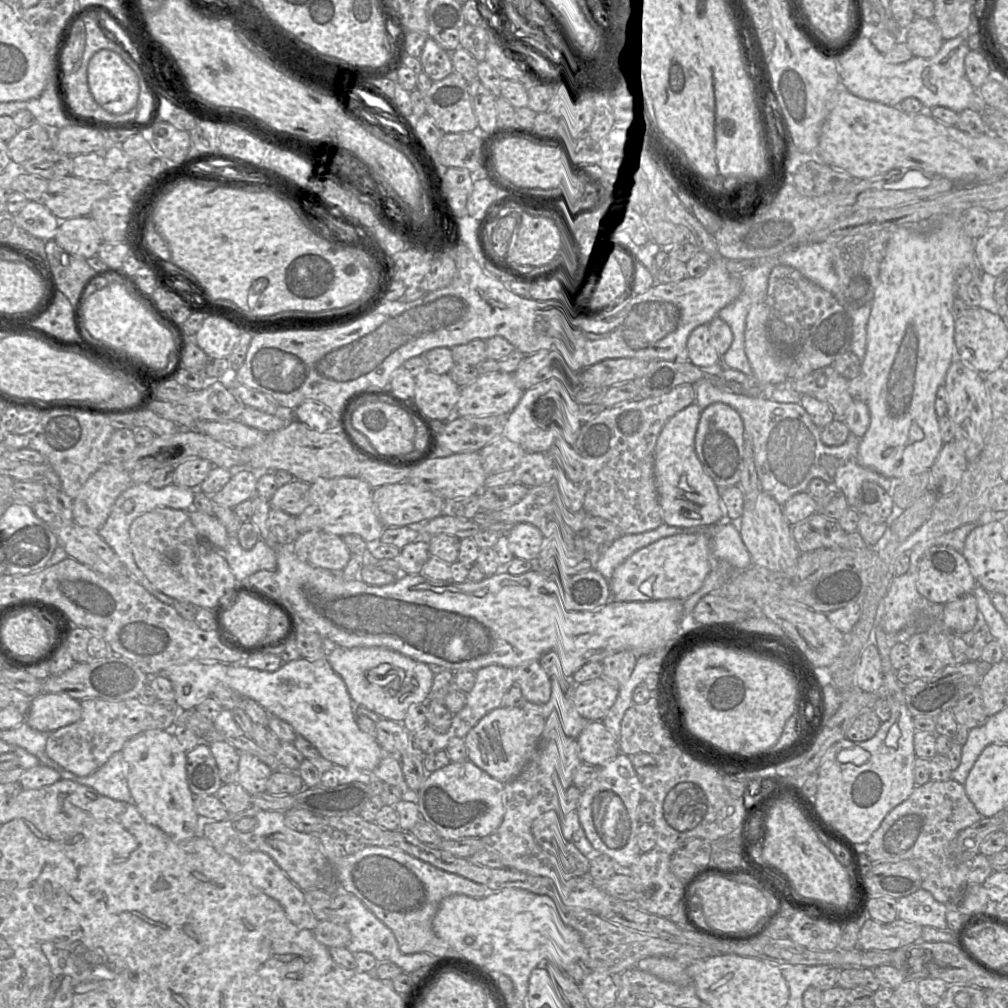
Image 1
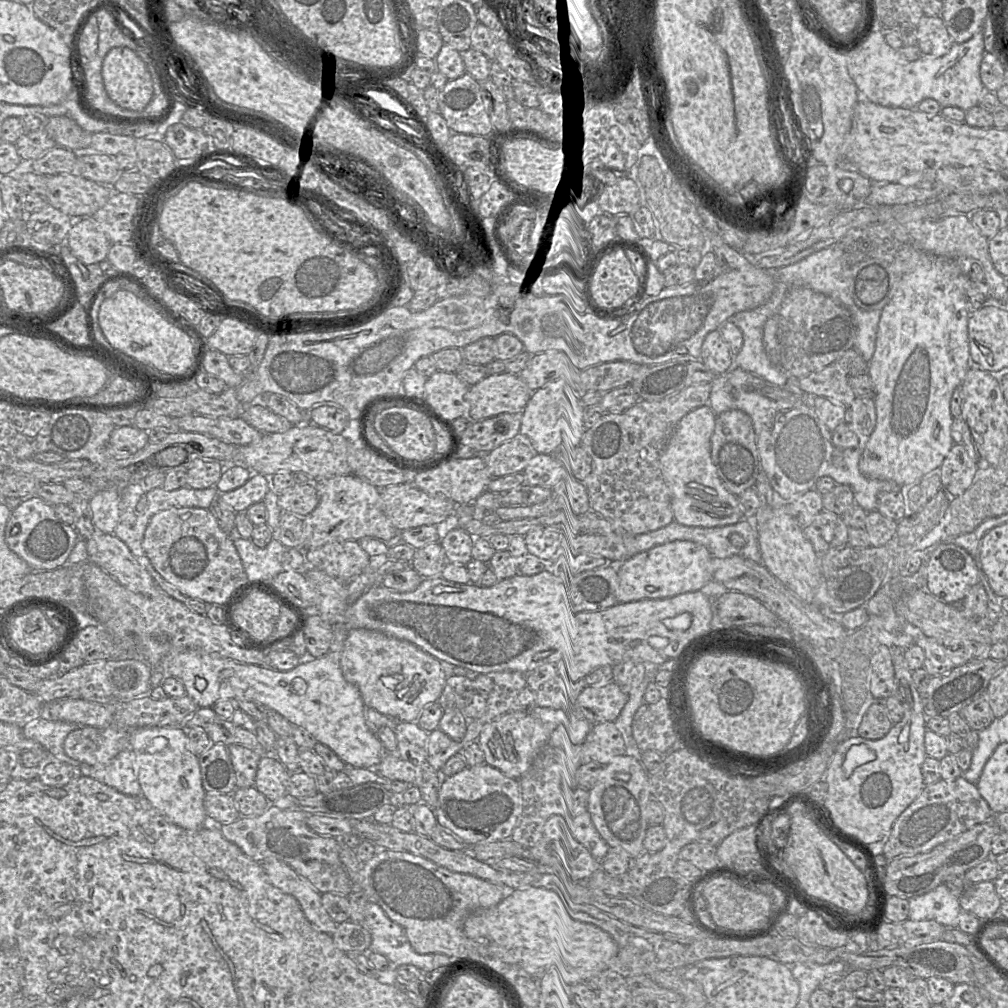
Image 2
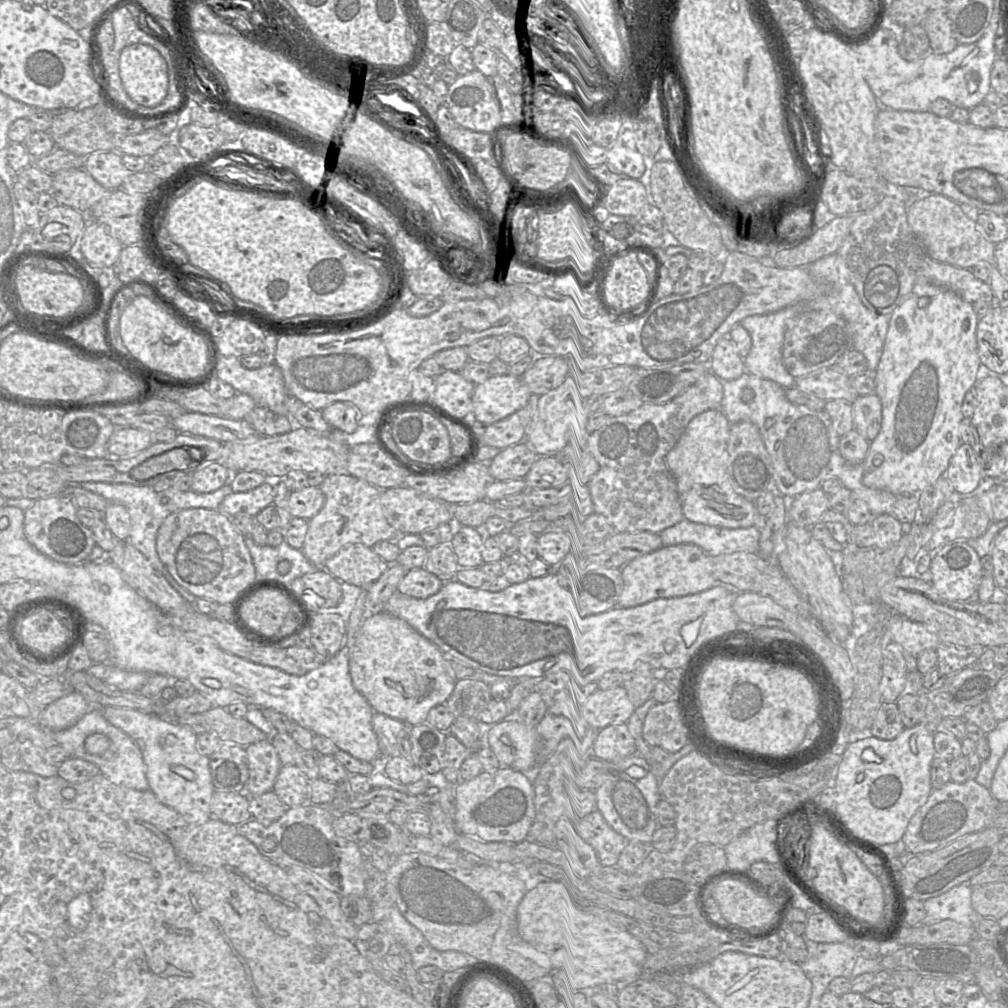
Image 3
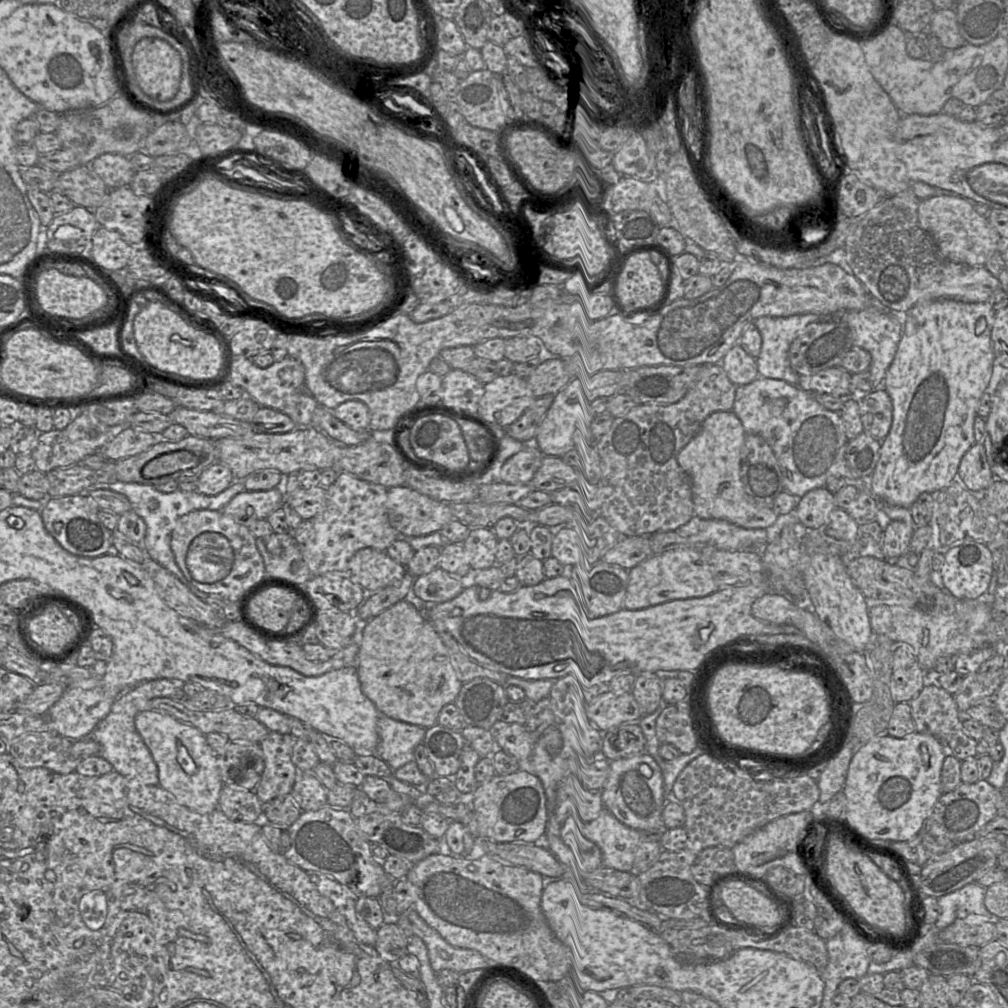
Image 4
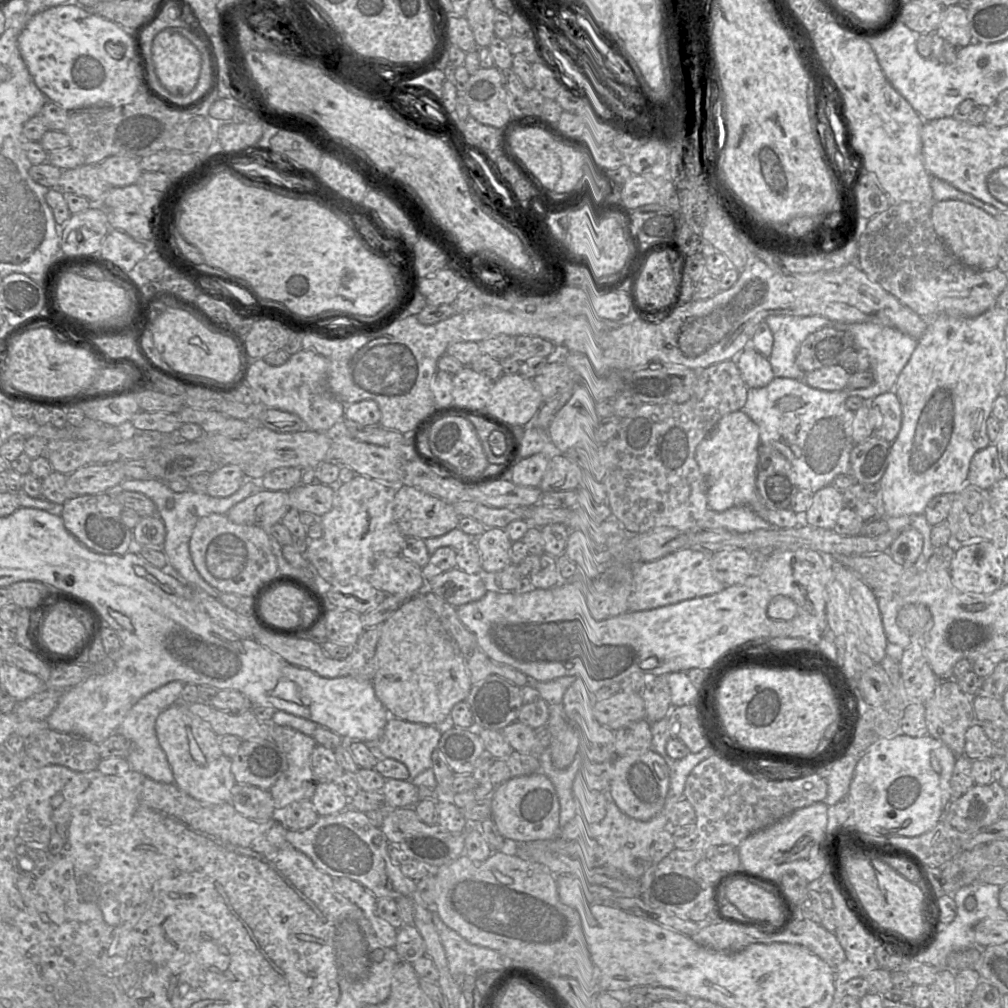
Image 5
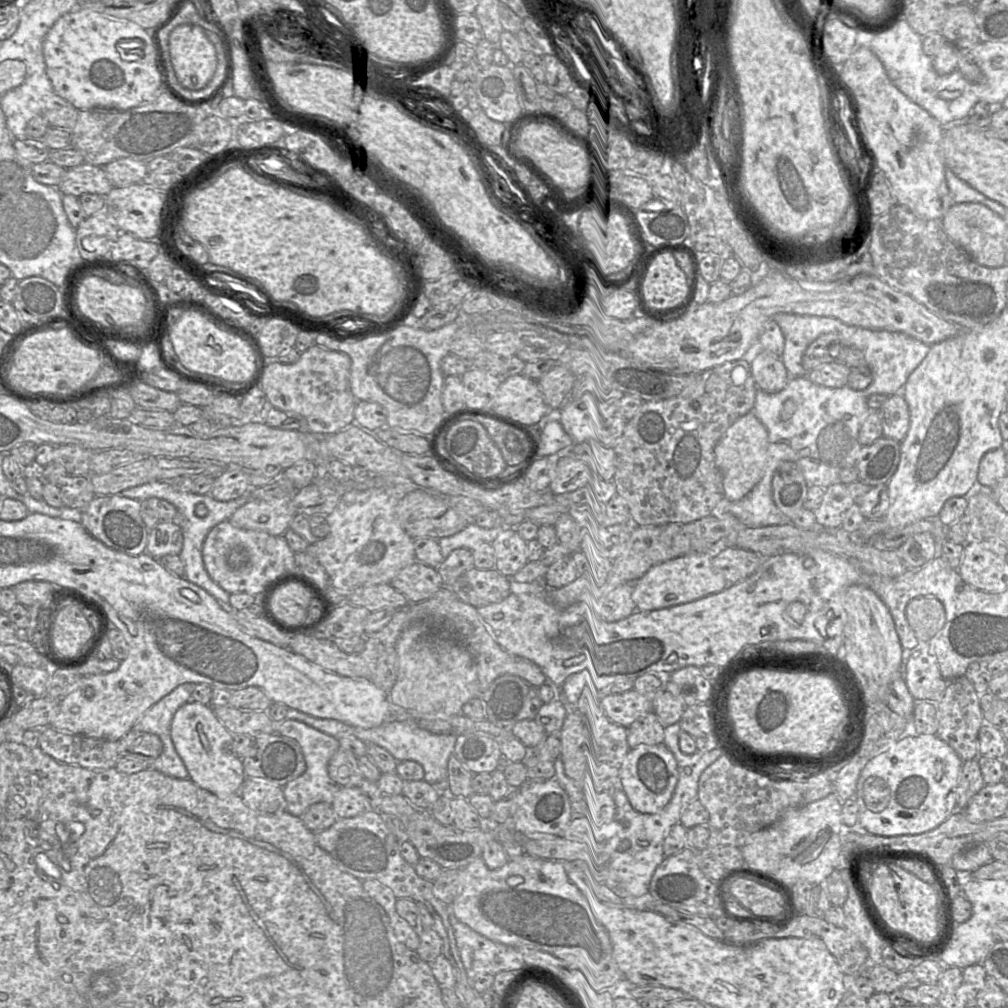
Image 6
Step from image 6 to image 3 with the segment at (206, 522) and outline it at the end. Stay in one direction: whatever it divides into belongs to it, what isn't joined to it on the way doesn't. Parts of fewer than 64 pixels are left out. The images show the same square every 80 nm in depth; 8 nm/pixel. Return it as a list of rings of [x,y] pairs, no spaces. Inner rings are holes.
[[[96,481],[84,482],[78,485],[81,485],[83,488],[103,496],[109,500],[110,503],[120,503],[128,509],[131,517],[131,531],[128,537],[128,542],[138,549],[147,558],[153,568],[162,574],[168,584],[177,589],[178,593],[191,605],[197,599],[197,597],[193,596],[186,589],[181,587],[172,578],[157,554],[157,533],[165,518],[174,512],[190,508],[218,509],[223,499],[233,492],[229,483],[209,493],[198,493],[191,489],[188,491],[180,491],[172,488],[161,492],[156,492],[152,486],[137,486],[128,483]]]

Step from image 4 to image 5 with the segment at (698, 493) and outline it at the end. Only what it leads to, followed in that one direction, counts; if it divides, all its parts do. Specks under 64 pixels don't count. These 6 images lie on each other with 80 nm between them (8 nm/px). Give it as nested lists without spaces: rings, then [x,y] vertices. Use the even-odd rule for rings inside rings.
[[[743,411],[723,416],[709,436],[698,445],[696,460],[708,483],[709,509],[722,512],[733,507],[747,506],[775,528],[796,528],[807,525],[804,514],[795,513],[790,509],[771,510],[761,503],[755,489],[760,445],[759,427]]]

